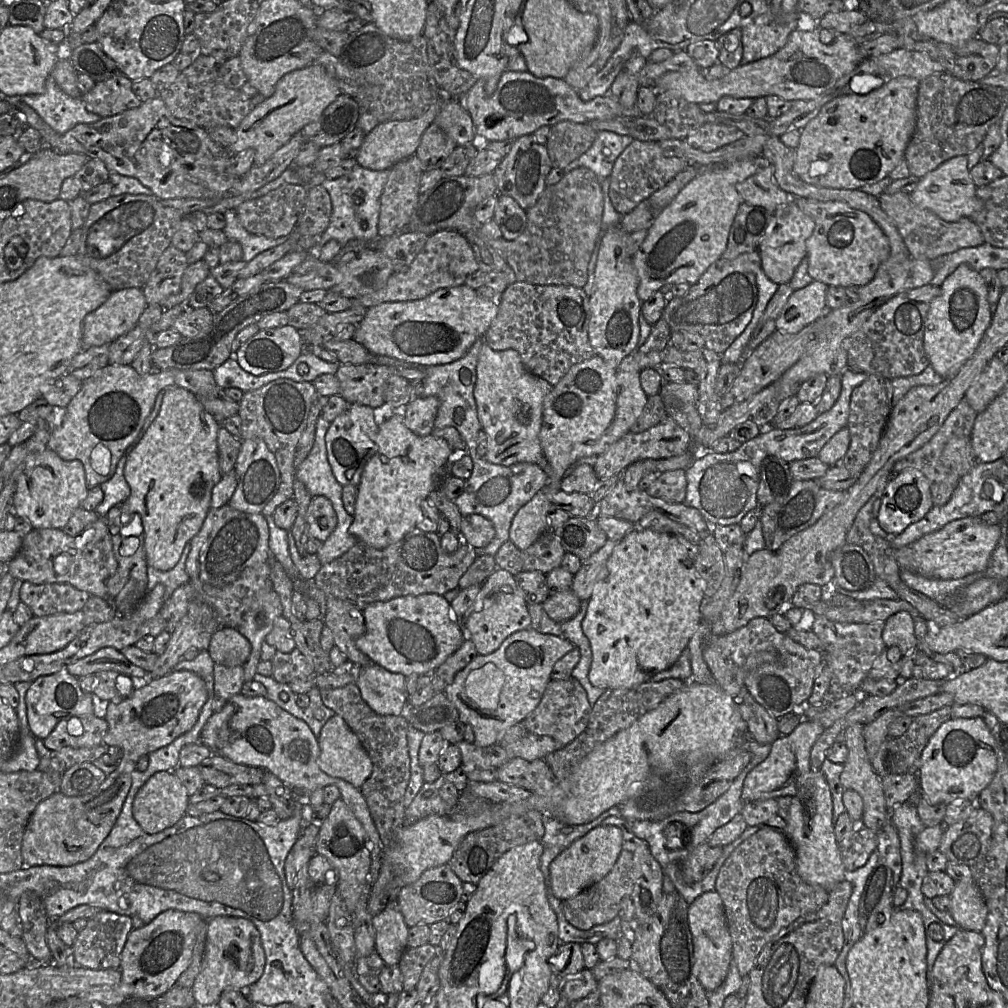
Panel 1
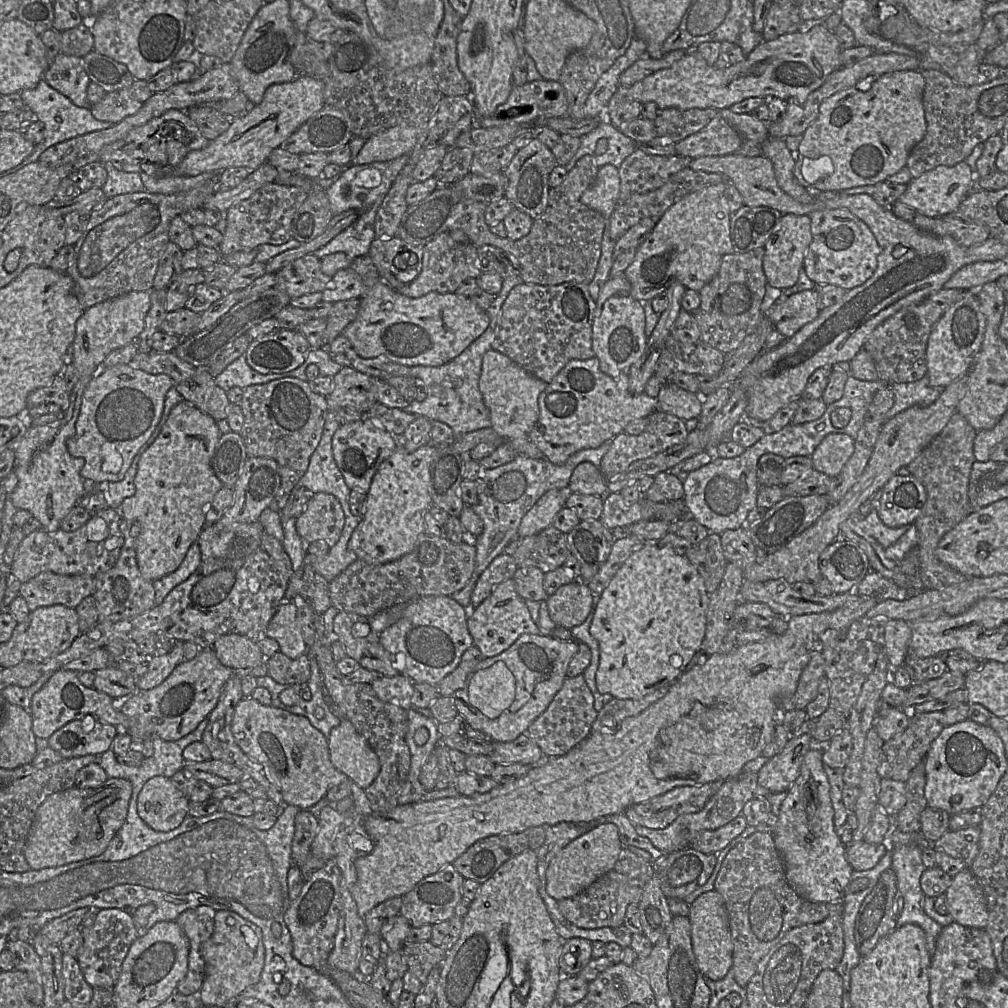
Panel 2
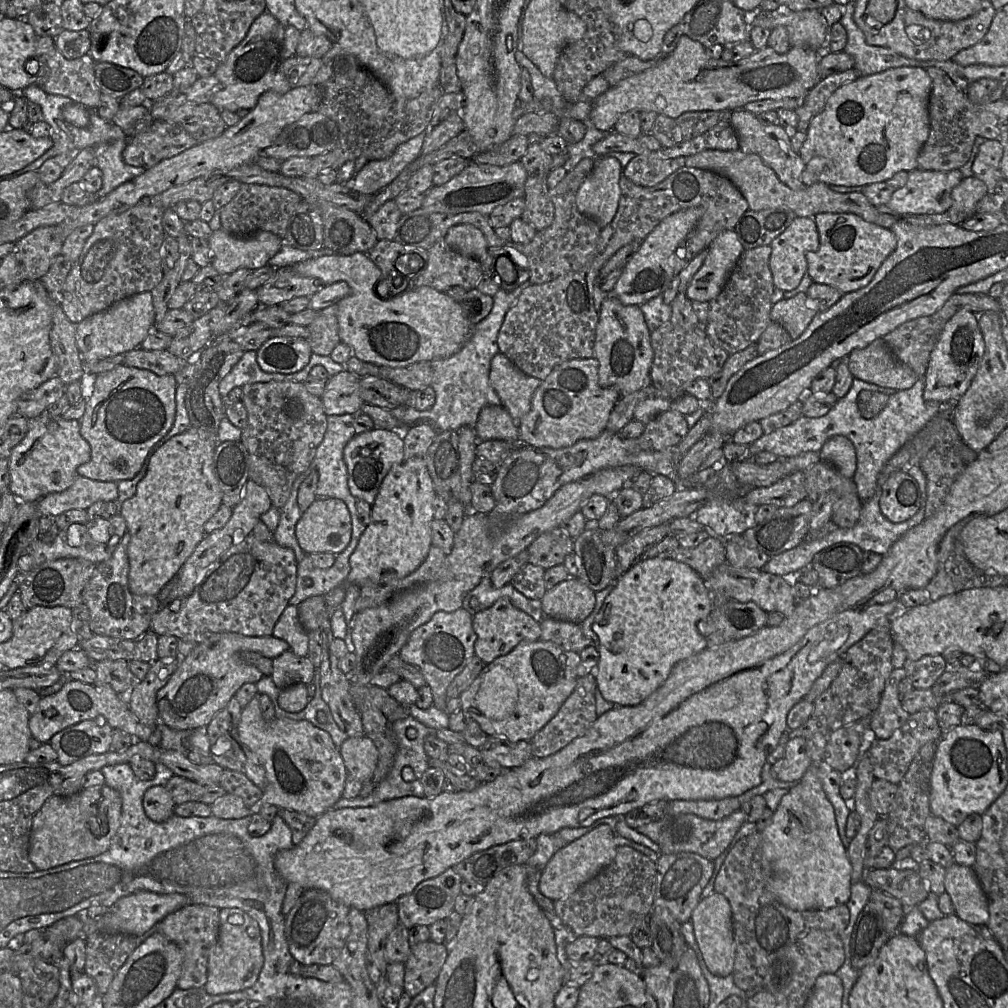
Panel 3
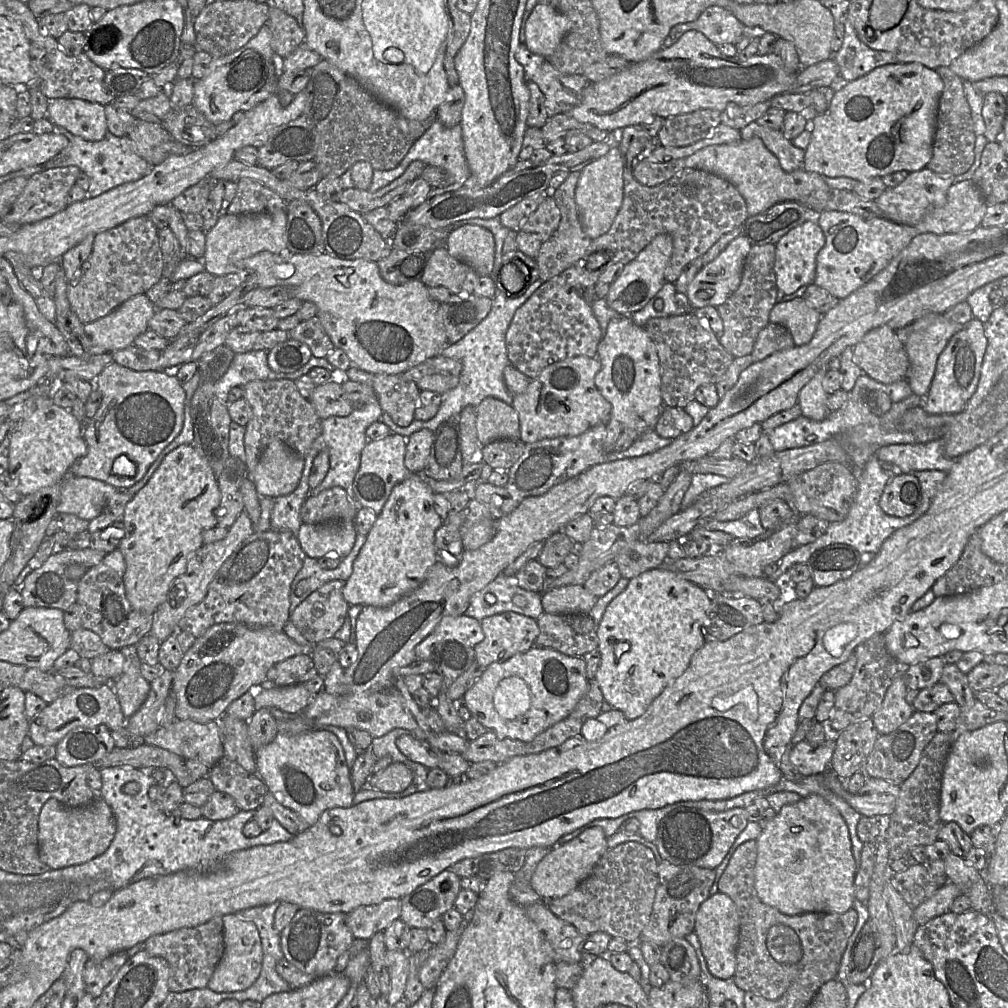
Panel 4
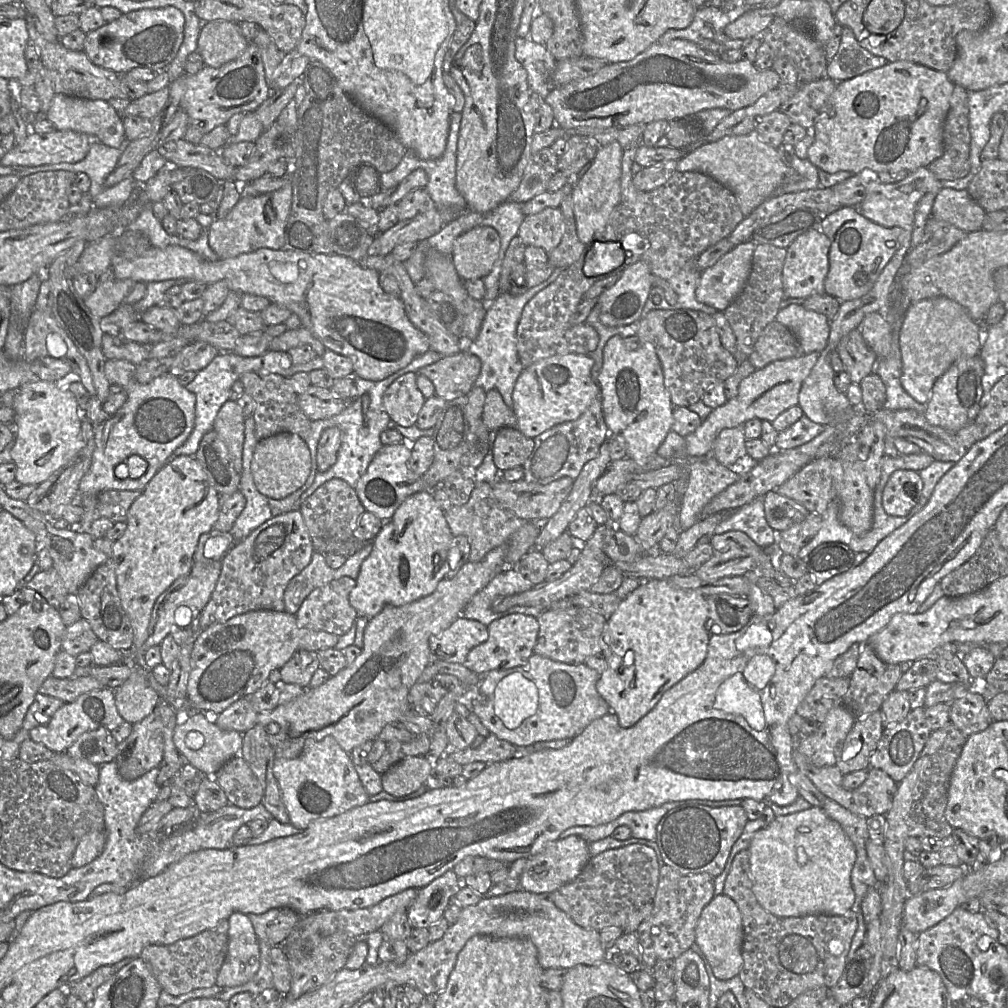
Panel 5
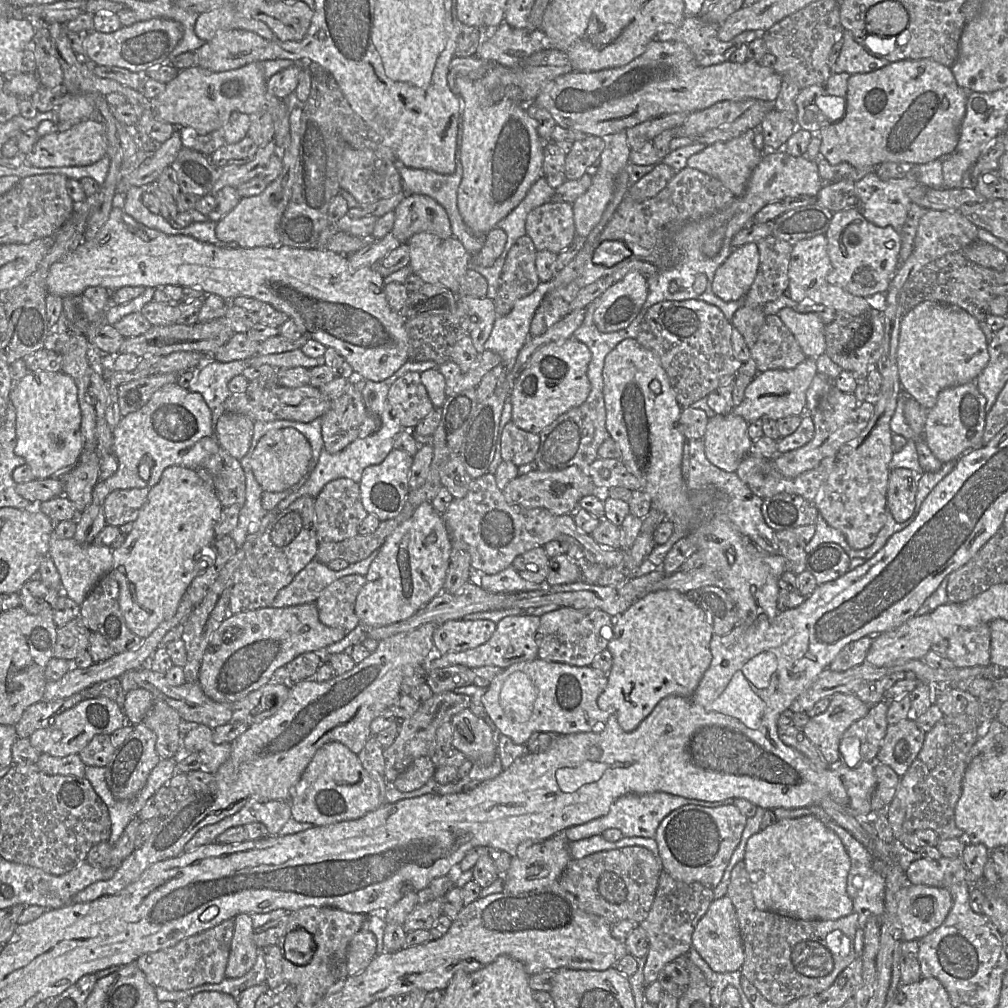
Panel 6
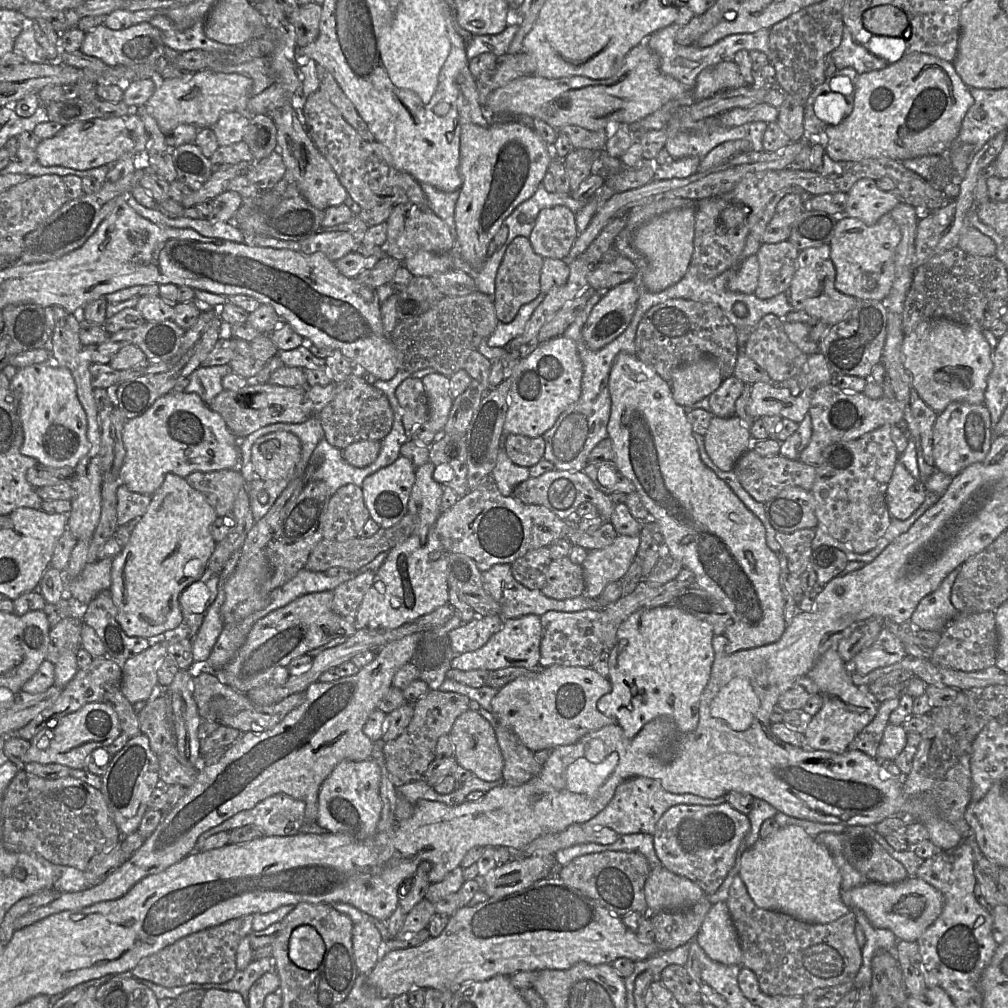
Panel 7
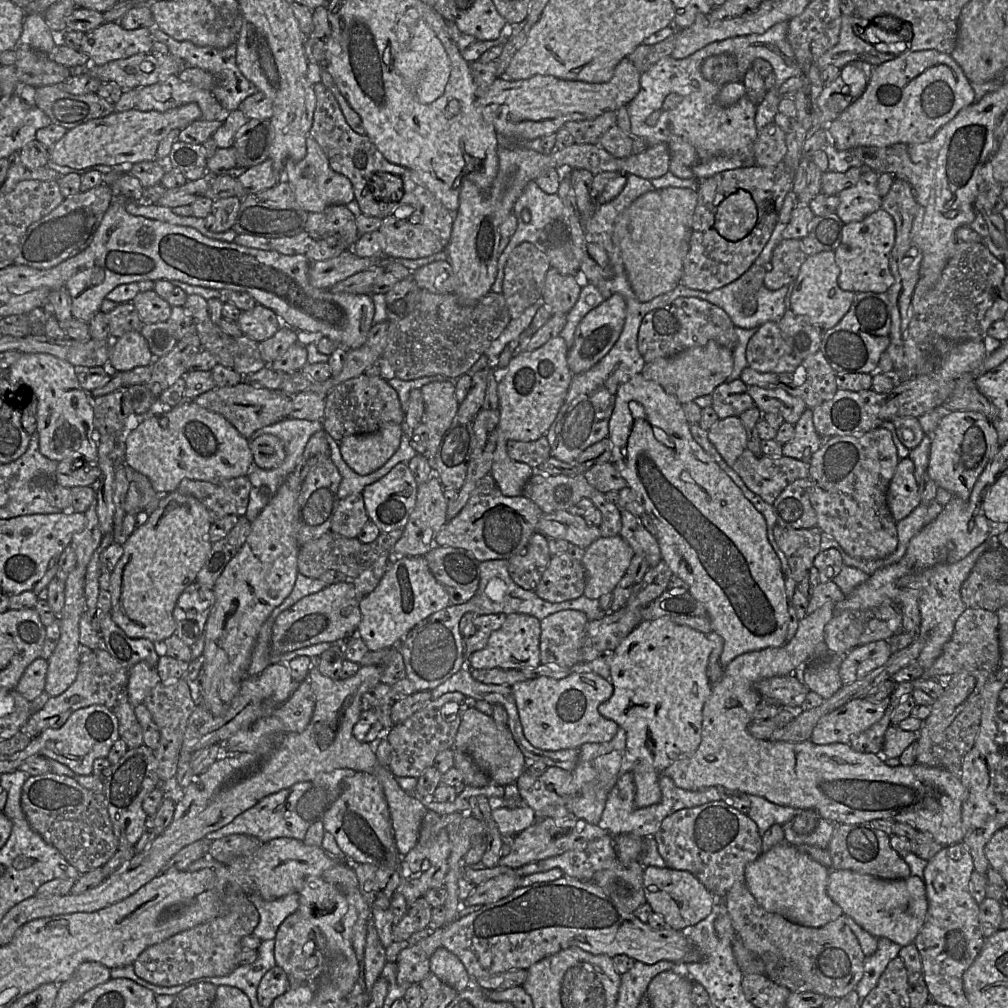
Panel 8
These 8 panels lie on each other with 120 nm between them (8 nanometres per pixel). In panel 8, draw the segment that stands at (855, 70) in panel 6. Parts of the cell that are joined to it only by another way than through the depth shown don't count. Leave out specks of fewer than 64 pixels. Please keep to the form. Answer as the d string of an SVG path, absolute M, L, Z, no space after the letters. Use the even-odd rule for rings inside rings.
M842 14L839 41L818 59L817 65L820 70L827 66L843 68L853 61L863 61L872 66L879 66L896 57L891 53L879 52L871 44L862 40L853 32L850 17Z

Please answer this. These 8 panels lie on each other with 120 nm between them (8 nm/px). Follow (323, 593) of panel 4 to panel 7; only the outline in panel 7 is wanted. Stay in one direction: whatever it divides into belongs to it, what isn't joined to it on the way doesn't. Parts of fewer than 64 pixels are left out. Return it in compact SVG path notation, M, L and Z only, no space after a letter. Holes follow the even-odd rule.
M365 571L338 585L333 590L332 610L349 622L355 622L356 613L367 590L372 586L375 573Z

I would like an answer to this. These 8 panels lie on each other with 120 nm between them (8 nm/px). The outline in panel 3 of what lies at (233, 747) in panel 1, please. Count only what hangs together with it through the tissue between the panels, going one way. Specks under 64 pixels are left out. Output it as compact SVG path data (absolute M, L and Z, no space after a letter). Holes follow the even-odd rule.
M256 693L242 708L237 733L239 741L249 749L266 771L268 784L263 790L260 805L273 804L278 808L302 812L317 818L333 809L334 804L342 798L348 772L339 748L335 746L328 732L317 728L307 720L293 720L287 717L265 720L260 709L259 693Z

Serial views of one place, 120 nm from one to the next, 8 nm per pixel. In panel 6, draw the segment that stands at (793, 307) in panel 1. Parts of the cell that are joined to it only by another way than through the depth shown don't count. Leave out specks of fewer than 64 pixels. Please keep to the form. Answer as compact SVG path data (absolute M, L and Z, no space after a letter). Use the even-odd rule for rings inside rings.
M783 308L777 315L795 337L807 358L816 359L825 353L825 325L817 313L799 313Z

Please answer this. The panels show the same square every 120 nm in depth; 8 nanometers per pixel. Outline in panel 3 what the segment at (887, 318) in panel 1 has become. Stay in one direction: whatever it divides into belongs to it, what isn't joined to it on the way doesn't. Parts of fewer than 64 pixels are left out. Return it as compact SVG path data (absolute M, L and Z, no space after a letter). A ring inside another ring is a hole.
M954 293L945 304L935 313L929 316L919 317L907 321L890 333L882 337L893 356L901 363L910 367L918 378L923 378L930 360L930 354L943 330L945 324L957 312L969 310L976 314L993 311L1001 313L1001 306L997 299L991 298L988 294L958 294Z

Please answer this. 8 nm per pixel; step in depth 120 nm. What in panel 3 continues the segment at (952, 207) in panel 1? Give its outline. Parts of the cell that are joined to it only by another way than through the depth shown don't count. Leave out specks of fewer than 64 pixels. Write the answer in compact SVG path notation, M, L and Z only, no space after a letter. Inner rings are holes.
M960 169L909 172L905 186L897 188L886 204L901 214L931 215L947 211L953 203L952 190L963 180Z

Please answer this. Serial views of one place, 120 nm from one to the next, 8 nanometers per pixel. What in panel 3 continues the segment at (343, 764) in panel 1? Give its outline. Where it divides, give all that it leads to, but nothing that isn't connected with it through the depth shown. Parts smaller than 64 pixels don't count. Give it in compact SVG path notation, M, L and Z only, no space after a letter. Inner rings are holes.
M366 735L347 737L339 748L347 772L362 783L371 781L376 769L379 752Z

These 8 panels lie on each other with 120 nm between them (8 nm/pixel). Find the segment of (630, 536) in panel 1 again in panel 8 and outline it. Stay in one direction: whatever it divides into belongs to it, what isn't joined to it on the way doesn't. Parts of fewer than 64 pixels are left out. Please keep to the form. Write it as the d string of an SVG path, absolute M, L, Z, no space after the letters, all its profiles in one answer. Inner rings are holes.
M661 617L655 620L642 620L614 650L614 657L610 666L609 677L609 680L614 687L614 692L609 700L599 705L598 712L603 717L616 722L619 727L623 728L626 732L627 756L629 757L630 755L636 759L632 774L636 787L634 802L638 808L645 808L661 801L662 794L659 786L659 779L662 772L666 768L670 767L674 762L685 757L689 757L697 749L701 742L702 709L704 703L711 695L712 687L712 684L707 676L708 662L712 651L713 643L707 638L706 634L689 626L677 624L668 617Z

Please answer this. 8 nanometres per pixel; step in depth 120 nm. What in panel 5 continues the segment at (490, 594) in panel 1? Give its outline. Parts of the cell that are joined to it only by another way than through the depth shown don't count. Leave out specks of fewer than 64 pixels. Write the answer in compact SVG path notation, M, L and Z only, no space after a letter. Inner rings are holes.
M514 613L494 620L487 628L489 633L487 641L471 649L463 664L474 673L485 675L495 669L511 669L524 664L534 653L539 633L537 618Z

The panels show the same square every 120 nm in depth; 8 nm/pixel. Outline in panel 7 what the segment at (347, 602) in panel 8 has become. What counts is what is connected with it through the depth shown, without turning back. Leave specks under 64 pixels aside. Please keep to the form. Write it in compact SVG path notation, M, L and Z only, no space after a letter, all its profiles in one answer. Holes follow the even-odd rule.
M331 590L306 594L259 619L234 657L215 673L224 684L246 693L271 683L275 669L287 667L294 658L335 638L353 635L357 630L355 622L347 621L332 610L333 597Z

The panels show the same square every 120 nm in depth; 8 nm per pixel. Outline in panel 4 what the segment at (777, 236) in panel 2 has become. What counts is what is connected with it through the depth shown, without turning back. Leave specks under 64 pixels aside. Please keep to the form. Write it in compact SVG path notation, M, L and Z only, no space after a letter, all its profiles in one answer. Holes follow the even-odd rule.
M814 219L791 229L775 244L774 271L778 290L784 294L792 294L803 285L813 284L816 274L816 257L825 245L825 236Z

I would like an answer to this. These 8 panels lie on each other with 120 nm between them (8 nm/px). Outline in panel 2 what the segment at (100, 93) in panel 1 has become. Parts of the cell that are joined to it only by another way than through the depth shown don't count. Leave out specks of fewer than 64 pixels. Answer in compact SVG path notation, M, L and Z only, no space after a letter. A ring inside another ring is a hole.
M121 89L106 93L100 102L91 105L90 110L96 119L117 124L136 114L142 106L143 103L134 98L129 89Z

